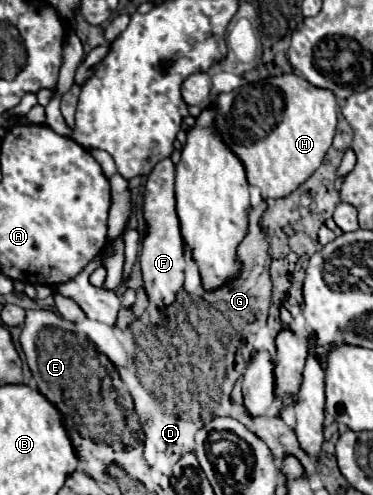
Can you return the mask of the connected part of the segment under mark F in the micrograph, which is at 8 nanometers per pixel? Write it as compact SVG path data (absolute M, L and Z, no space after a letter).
M171 159L159 161L151 175L147 177L145 187L145 201L143 201L143 219L147 225L147 233L141 243L141 269L143 269L143 283L149 299L163 307L171 305L177 291L183 287L185 279L185 243L181 235L181 225L175 209L175 189L173 189L173 175L175 165Z

